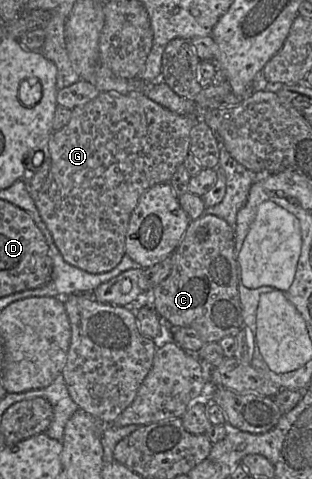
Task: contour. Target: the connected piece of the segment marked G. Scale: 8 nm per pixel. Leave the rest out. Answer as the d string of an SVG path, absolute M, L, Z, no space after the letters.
M229 82L204 87L194 100L195 112L188 115L179 115L154 102L142 92L121 94L116 92L100 91L98 96L94 99L72 109L69 122L61 129L53 131L49 139L51 166L48 175L35 199L35 205L39 211L39 214L47 229L51 233L53 241L65 262L89 273L105 273L112 270L119 264L125 254L125 238L130 216L136 207L140 196L155 184L170 181L176 171L176 168L180 164L183 164L185 158L190 153L189 147L191 129L203 119L203 114L205 111L210 110L211 100L222 100L222 98L230 92L232 92L232 88Z

